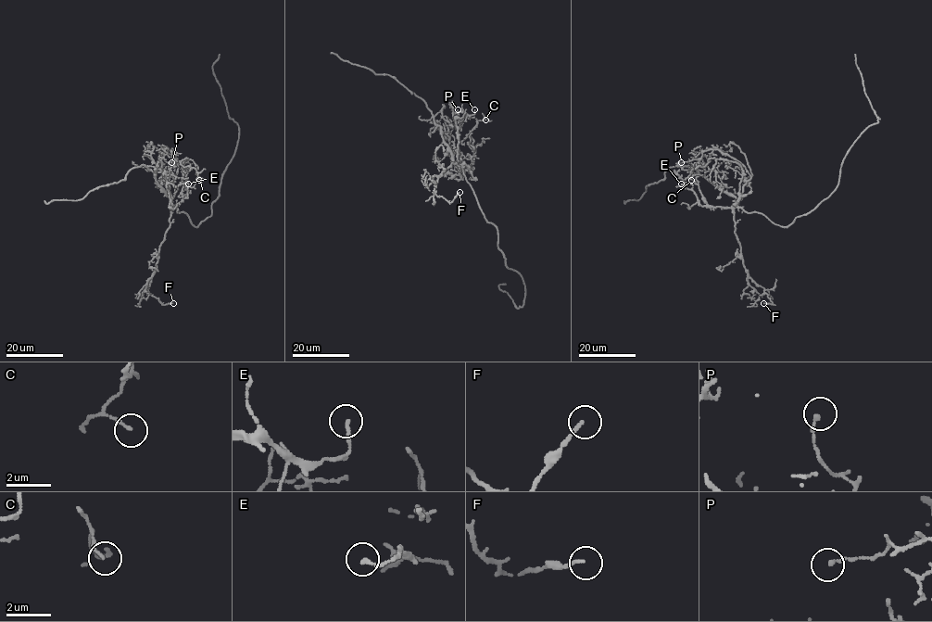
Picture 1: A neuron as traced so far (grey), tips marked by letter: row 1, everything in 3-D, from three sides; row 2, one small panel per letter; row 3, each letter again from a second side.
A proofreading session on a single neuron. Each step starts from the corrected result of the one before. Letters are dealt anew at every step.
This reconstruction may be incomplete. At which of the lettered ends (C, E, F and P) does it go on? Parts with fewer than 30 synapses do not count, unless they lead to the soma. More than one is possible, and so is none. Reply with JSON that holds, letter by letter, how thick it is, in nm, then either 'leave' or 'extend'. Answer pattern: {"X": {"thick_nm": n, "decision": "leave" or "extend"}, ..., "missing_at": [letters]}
{"C": {"thick_nm": 120, "decision": "leave"}, "E": {"thick_nm": 140, "decision": "leave"}, "F": {"thick_nm": 140, "decision": "leave"}, "P": {"thick_nm": 140, "decision": "leave"}, "missing_at": []}

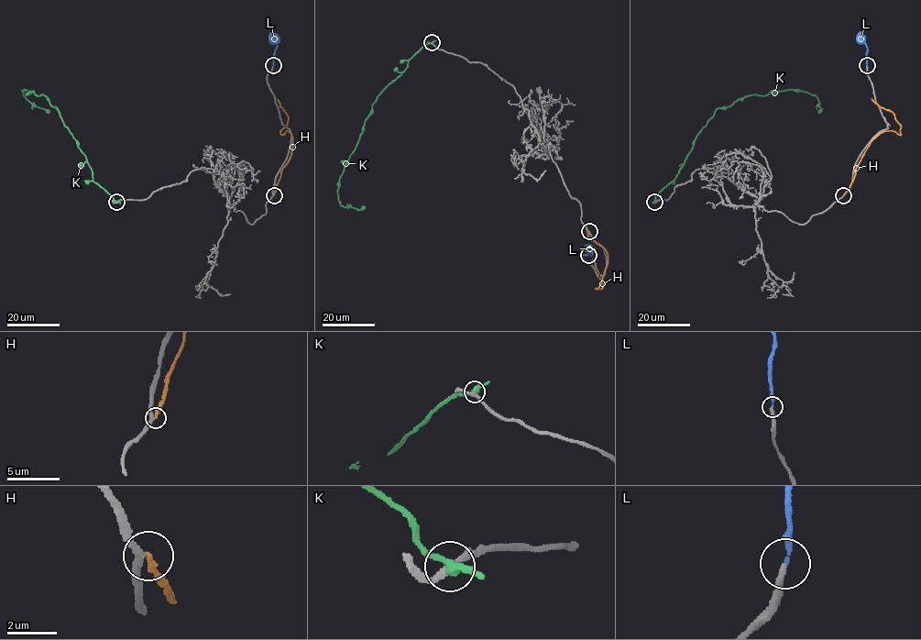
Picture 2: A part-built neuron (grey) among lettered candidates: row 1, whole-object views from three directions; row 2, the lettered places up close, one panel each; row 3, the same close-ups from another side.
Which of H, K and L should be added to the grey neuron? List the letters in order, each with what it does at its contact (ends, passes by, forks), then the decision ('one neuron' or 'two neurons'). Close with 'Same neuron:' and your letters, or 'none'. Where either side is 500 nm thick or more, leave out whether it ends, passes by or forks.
H: it ends there; two neurons
K: it passes by; two neurons
L: it ends there; one neuron
Same neuron: L

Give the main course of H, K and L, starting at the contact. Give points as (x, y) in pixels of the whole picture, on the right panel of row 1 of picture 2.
H: (844, 195), (870, 143), (887, 130), (901, 135), (901, 126), (892, 112), (880, 107), (871, 98)
K: (654, 202), (676, 175), (693, 141), (718, 107), (751, 94), (799, 89), (817, 98), (819, 112)
L: (867, 65), (867, 49), (860, 31)

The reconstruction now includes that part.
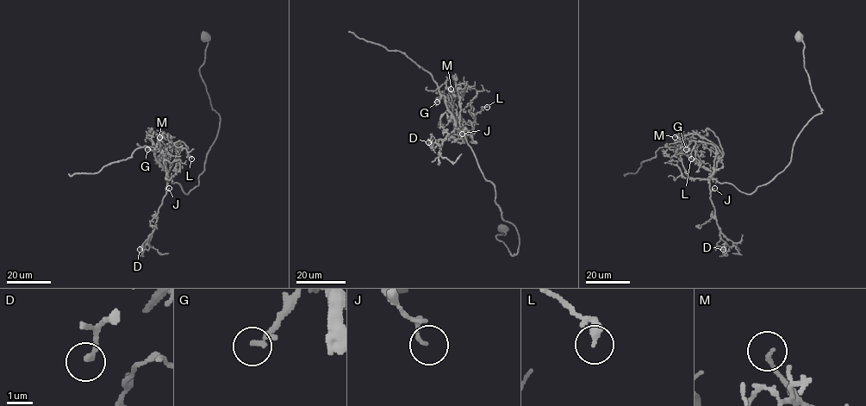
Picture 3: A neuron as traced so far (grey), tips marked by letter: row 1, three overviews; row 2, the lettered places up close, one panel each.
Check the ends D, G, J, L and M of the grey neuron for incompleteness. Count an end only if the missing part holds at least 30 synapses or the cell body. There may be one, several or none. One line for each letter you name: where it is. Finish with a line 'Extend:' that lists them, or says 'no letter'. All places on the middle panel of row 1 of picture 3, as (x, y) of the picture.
Extend: no letter

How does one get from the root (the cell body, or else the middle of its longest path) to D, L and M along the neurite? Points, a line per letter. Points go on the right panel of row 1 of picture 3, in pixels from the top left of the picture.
D: (798, 35), (822, 109), (796, 139), (789, 164), (752, 192), (709, 180), (723, 249)
L: (798, 35), (822, 109), (796, 139), (789, 164), (745, 194), (712, 177), (713, 145), (696, 141), (691, 159)
M: (798, 35), (822, 109), (796, 139), (789, 164), (772, 180), (750, 194), (719, 183), (696, 153), (675, 137)

